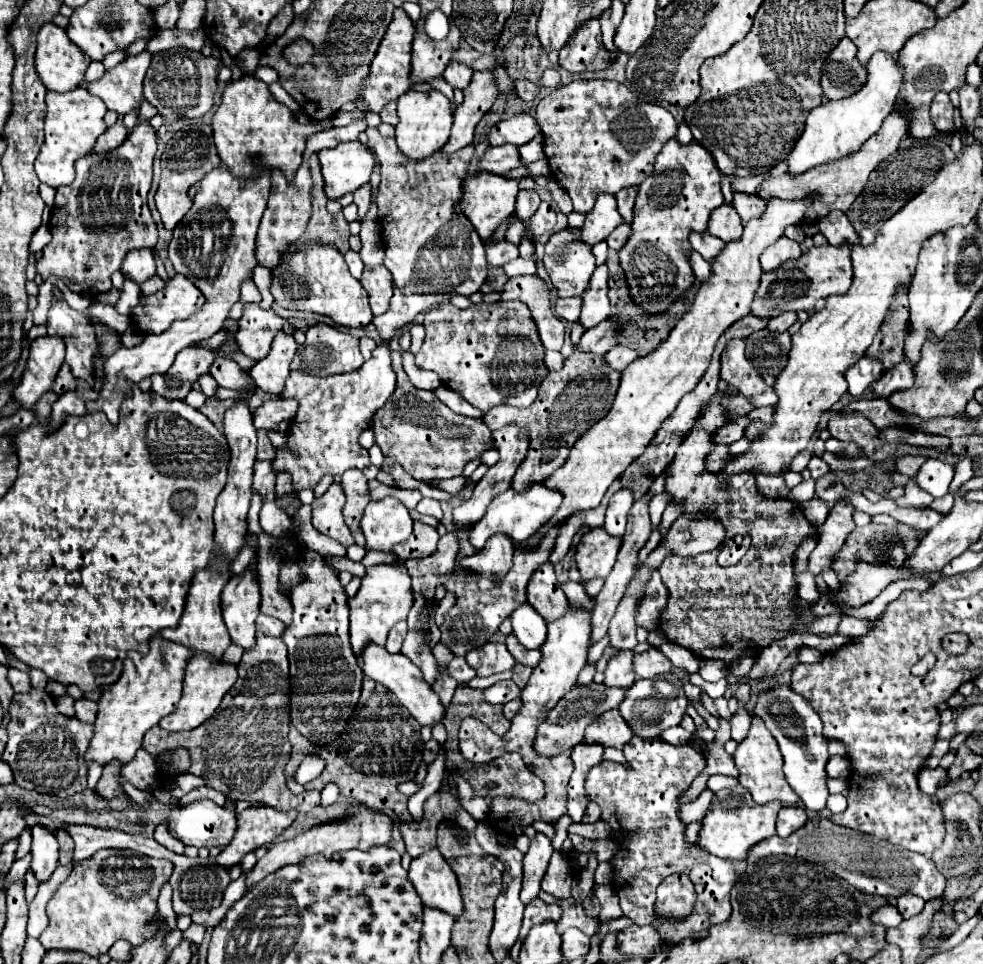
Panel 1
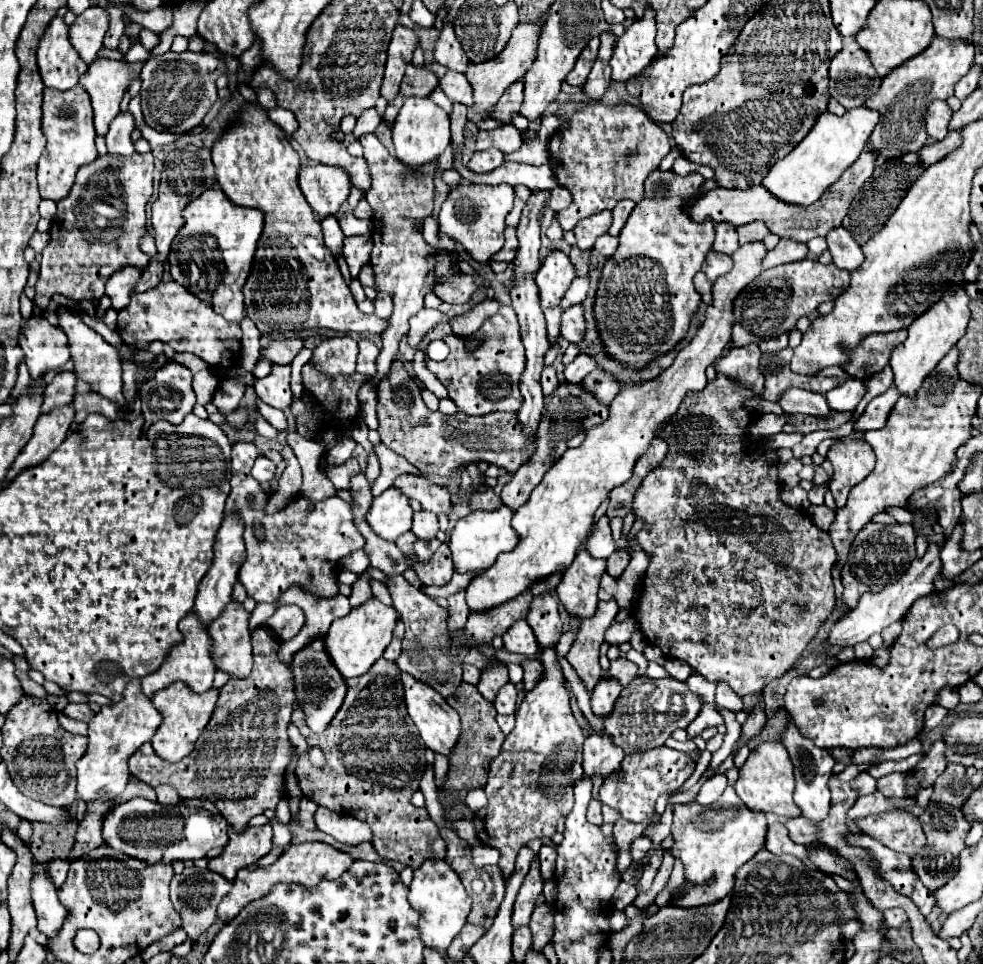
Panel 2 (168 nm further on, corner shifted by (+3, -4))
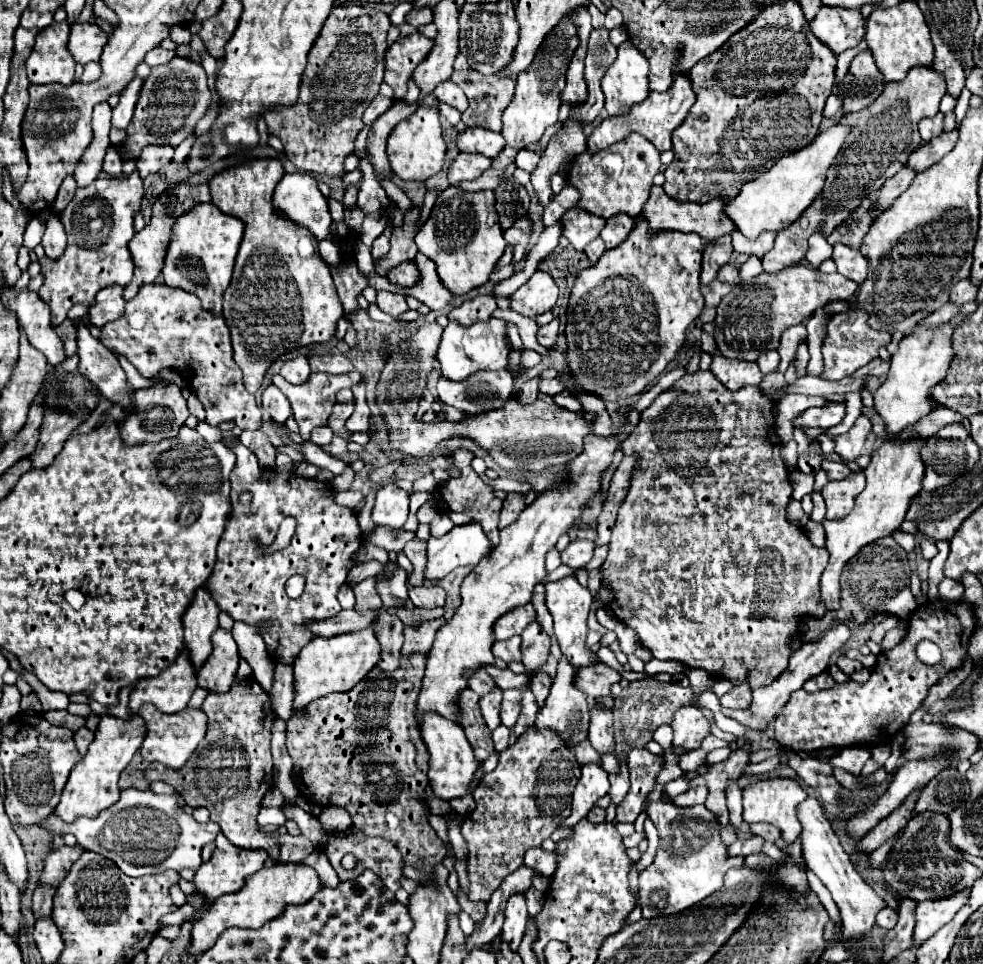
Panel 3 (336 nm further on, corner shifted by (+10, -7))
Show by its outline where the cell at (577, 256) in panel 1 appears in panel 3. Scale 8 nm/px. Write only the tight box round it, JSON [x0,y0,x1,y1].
[510,271,558,317]

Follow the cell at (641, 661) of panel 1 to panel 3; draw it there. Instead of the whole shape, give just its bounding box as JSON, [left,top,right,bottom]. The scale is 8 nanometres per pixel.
[578,665,620,699]

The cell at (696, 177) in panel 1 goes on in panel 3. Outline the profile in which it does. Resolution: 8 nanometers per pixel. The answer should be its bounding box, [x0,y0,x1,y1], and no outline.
[566,217,704,401]

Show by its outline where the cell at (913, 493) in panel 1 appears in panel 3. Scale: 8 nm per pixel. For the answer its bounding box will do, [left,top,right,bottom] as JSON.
[834,537,918,623]

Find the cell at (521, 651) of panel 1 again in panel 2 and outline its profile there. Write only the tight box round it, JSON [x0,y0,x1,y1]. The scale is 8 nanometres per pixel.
[523,660,543,690]

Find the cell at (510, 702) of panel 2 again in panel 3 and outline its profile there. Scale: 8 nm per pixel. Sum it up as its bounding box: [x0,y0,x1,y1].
[500,689,520,727]

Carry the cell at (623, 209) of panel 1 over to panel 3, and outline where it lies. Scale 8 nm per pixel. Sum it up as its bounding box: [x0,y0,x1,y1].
[600,213,634,249]

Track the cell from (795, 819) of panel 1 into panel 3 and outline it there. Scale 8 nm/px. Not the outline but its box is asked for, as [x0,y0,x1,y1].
[730,835,764,855]

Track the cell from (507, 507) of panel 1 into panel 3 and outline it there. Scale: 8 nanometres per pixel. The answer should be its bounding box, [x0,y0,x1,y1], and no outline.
[426,521,492,581]

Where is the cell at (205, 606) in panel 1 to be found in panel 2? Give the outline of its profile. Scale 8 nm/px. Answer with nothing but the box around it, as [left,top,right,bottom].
[141,614,215,696]

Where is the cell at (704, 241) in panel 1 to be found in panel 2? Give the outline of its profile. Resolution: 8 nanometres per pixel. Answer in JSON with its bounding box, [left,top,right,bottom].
[703,250,733,280]

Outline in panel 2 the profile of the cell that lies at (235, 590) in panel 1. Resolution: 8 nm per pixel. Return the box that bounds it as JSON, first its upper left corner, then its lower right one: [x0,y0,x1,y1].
[207,600,253,678]

